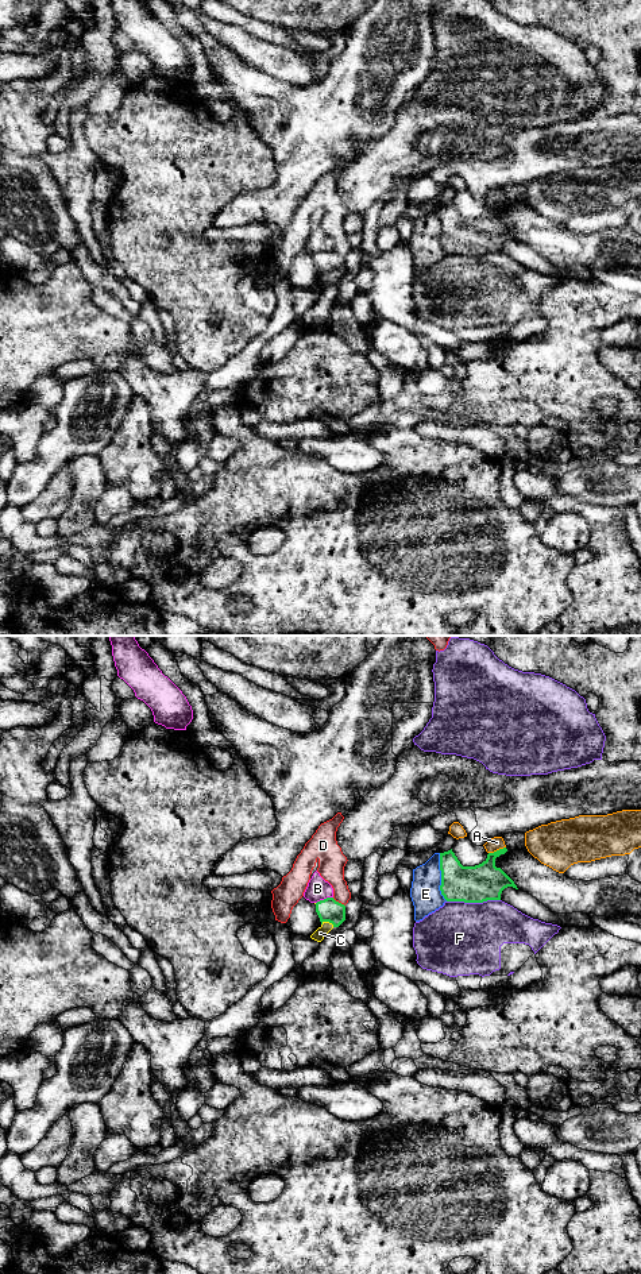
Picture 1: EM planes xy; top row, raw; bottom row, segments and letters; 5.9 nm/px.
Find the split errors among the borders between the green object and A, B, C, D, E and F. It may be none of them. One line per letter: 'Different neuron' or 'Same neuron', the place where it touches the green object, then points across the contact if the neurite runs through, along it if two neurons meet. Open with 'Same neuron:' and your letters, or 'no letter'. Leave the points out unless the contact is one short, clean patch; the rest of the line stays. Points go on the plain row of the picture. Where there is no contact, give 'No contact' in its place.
Same neuron: C
A: Different neuron. Touches green at xy (497, 203)
B: Different neuron. Touches green at xy (324, 251)
C: Same neuron. Touches green at xy (328, 273). Path across: xy (328, 262), (328, 273), (320, 285)
D: Different neuron. Touches green at xy (338, 254). Boundary: xy (332, 250), (344, 258)
E: Different neuron. Touches green at xy (441, 230)
F: Different neuron. Touches green at xy (472, 254)

